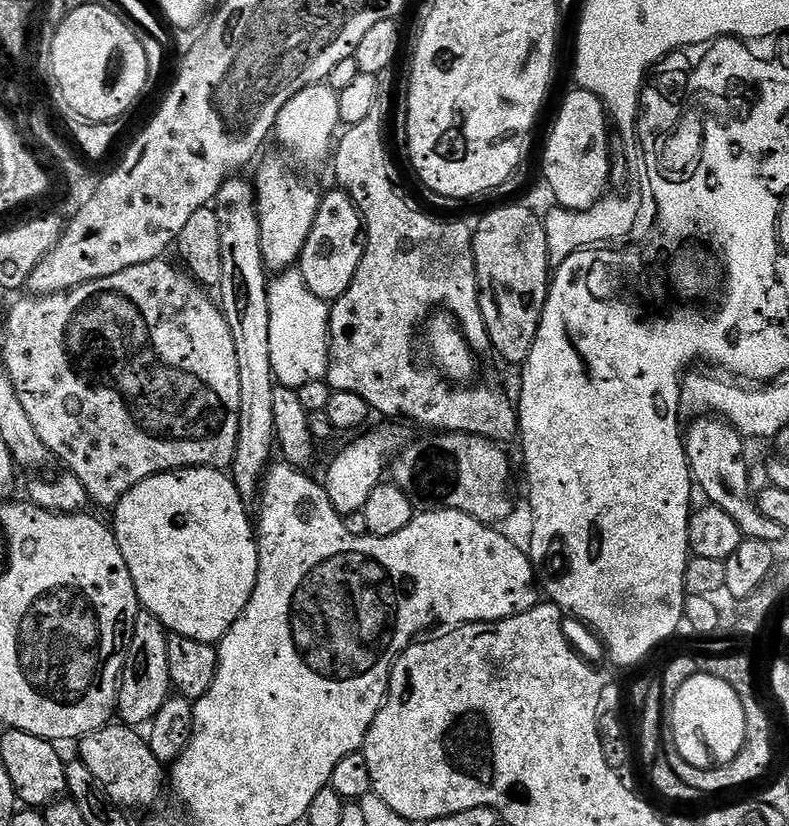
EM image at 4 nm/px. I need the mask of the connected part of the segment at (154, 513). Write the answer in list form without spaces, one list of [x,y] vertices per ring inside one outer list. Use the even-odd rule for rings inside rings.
[[[211,466],[160,472],[157,476],[146,478],[141,484],[130,489],[125,496],[121,496],[120,501],[114,506],[114,512],[116,512],[116,524],[114,523],[116,541],[122,550],[122,558],[126,558],[126,566],[130,570],[130,578],[134,578],[134,590],[140,599],[141,609],[149,612],[154,618],[158,618],[158,622],[162,622],[169,633],[175,634],[177,632],[178,635],[184,636],[180,638],[185,641],[209,646],[219,645],[225,634],[234,626],[237,618],[246,610],[256,585],[256,575],[260,569],[258,536],[254,531],[253,521],[252,524],[248,521],[249,509],[242,502],[231,475]]]

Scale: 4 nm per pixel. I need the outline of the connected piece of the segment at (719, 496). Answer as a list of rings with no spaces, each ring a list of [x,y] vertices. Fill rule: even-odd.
[[[709,416],[691,423],[687,427],[684,437],[689,468],[695,483],[699,487],[701,485],[708,496],[707,501],[724,512],[728,512],[736,521],[740,533],[745,539],[767,539],[768,534],[764,530],[768,526],[763,515],[755,507],[750,506],[750,508],[744,509],[742,505],[736,504],[750,492],[750,484],[746,478],[748,464],[743,456],[746,444],[742,435],[727,421]]]

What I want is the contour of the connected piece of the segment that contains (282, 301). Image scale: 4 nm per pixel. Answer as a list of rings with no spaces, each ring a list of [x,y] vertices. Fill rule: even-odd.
[[[299,267],[281,271],[269,283],[270,366],[275,383],[284,390],[300,390],[328,375],[329,305],[308,289]],[[277,278],[277,280],[276,280]]]

